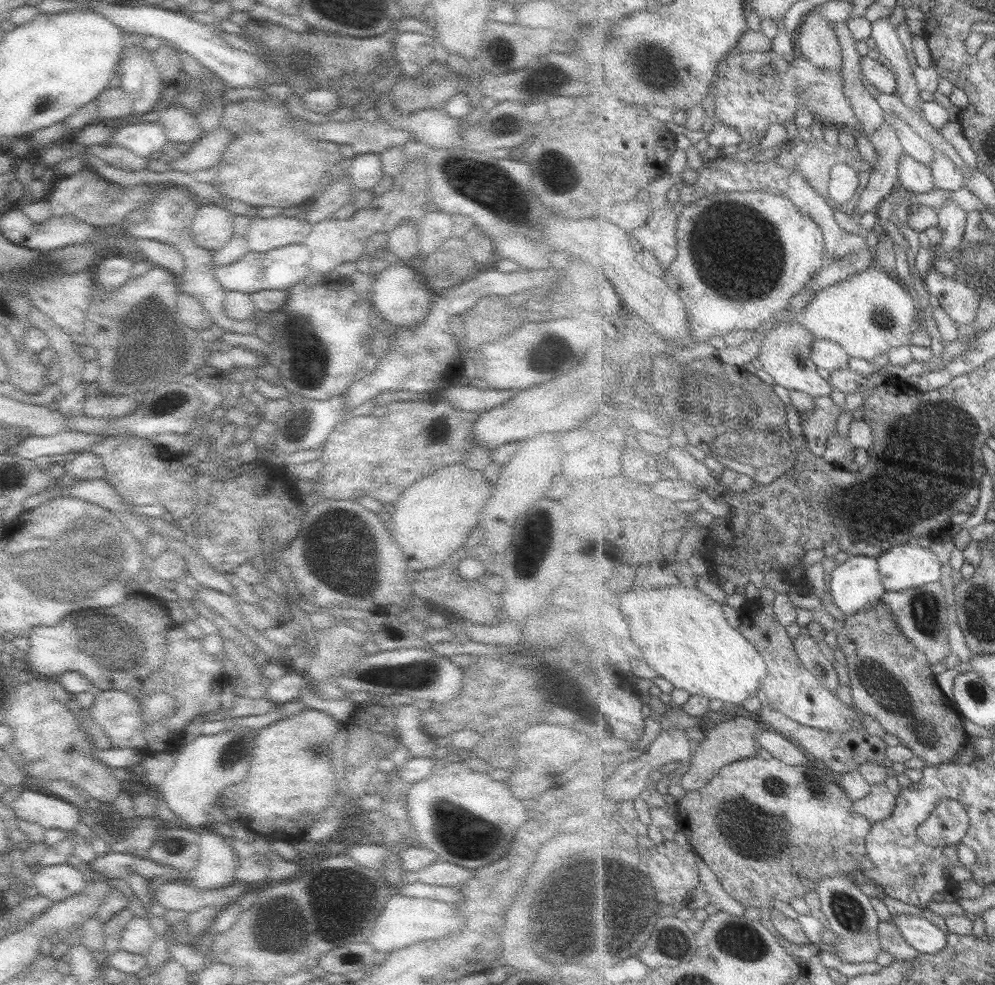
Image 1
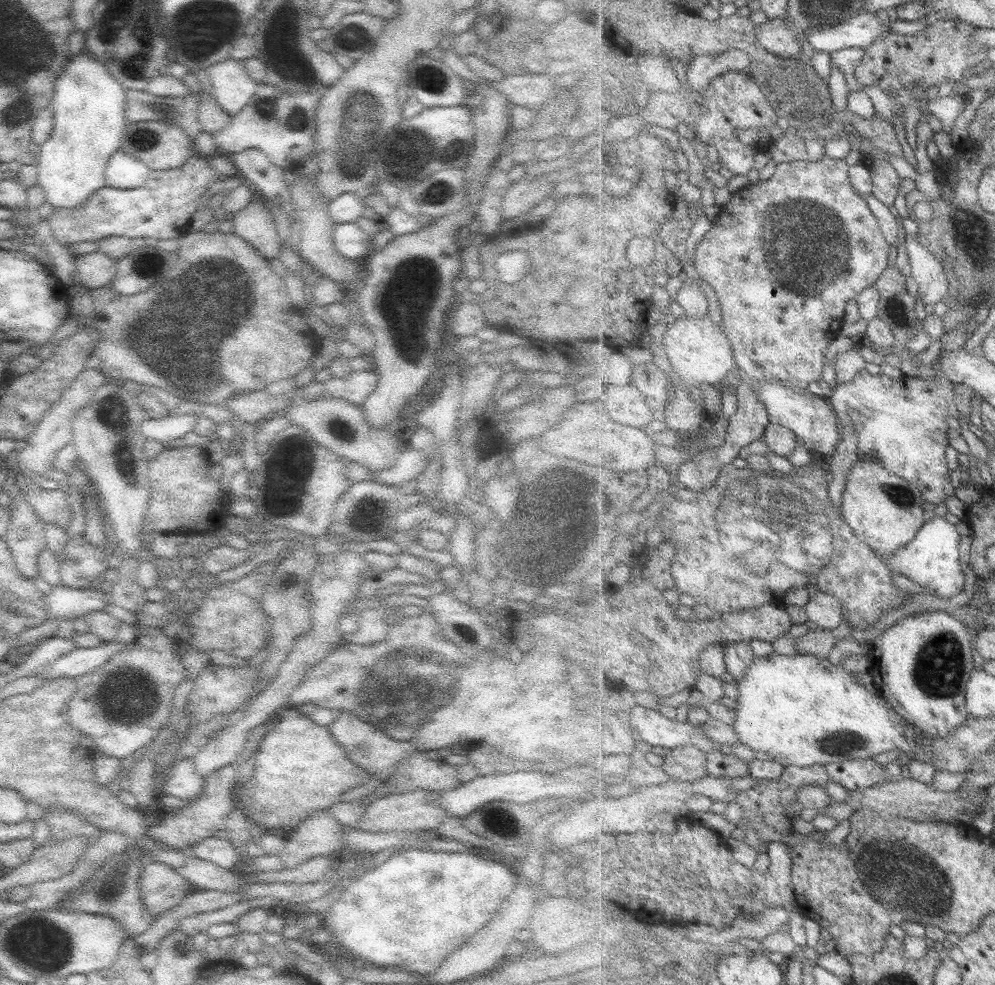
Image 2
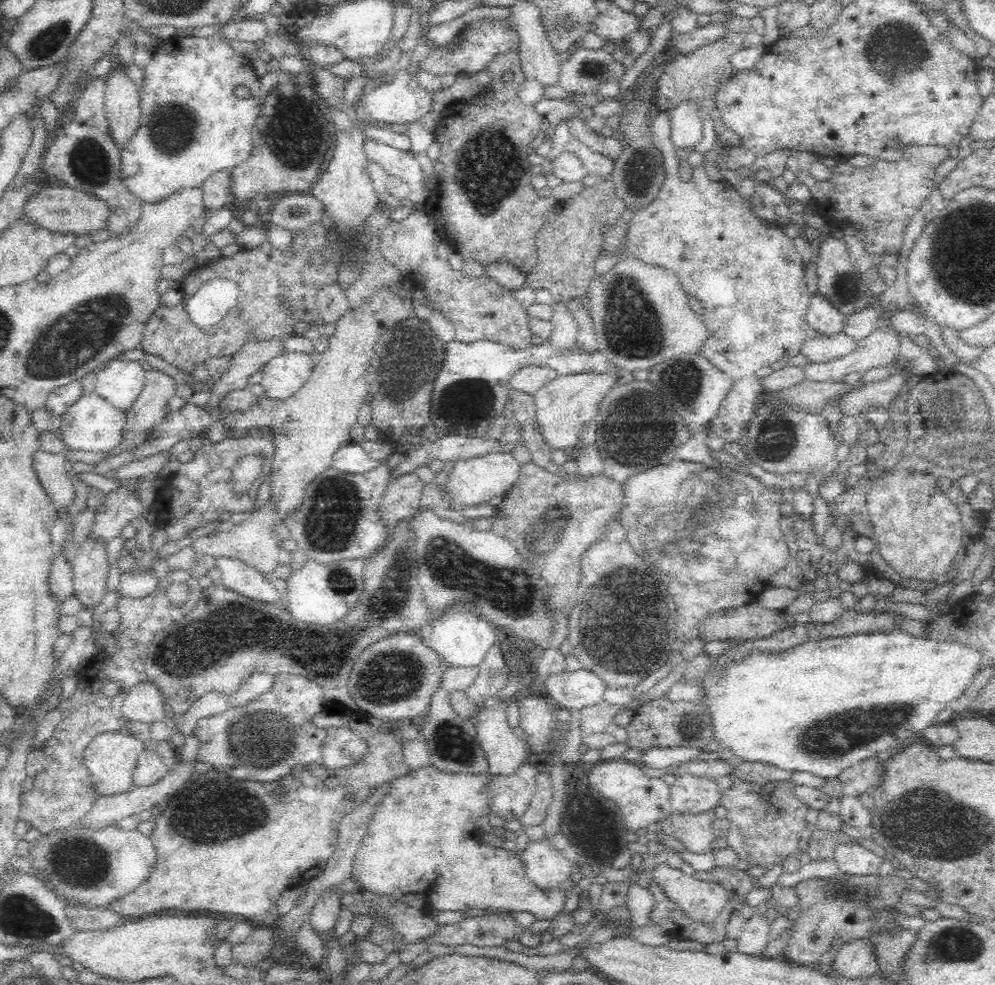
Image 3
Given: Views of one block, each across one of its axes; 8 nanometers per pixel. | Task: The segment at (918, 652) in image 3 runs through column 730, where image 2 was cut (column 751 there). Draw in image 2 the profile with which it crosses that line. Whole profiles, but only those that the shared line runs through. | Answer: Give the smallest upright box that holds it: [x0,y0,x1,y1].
[734,653,936,768]

